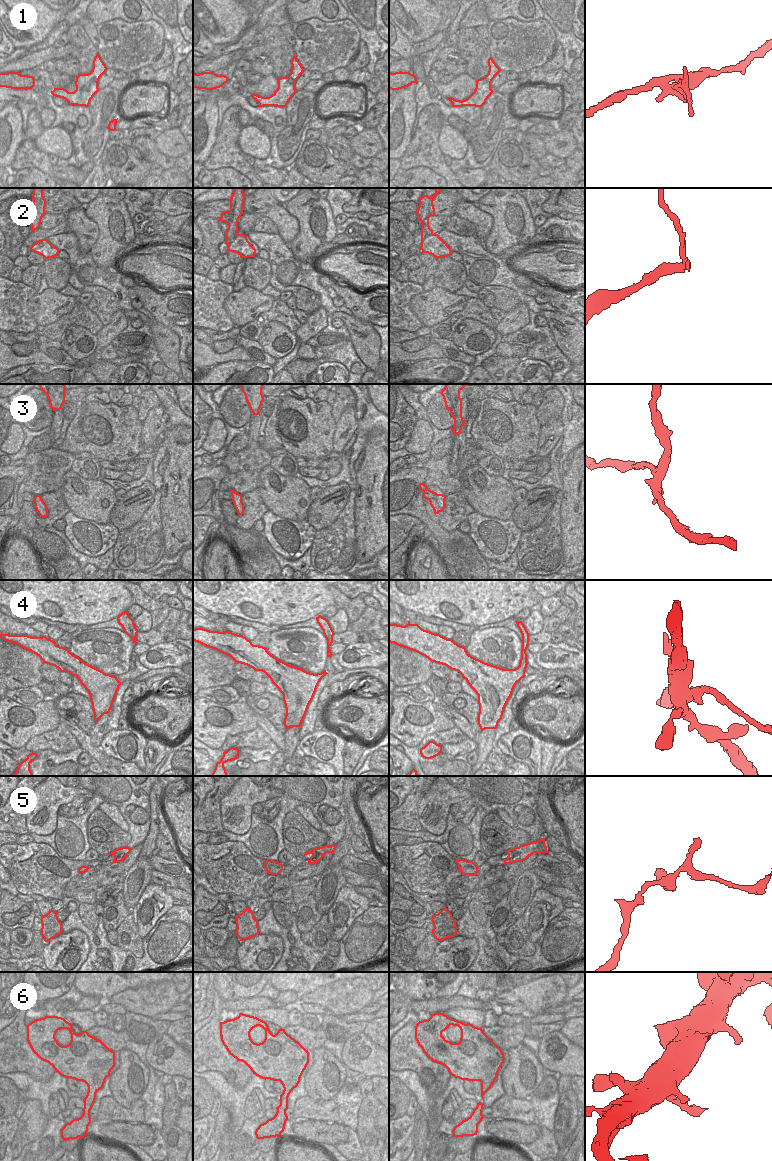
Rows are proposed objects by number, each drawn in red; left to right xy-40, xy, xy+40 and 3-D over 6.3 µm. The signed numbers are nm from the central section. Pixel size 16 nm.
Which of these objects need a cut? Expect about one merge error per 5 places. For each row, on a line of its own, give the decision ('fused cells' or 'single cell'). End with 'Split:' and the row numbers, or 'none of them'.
1: single cell
2: fused cells
3: fused cells
4: single cell
5: fused cells
6: single cell
Split: 2, 3, 5

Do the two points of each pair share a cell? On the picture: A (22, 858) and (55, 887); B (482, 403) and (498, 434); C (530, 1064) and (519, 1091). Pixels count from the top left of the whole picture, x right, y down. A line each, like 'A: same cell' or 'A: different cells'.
A: same cell
B: same cell
C: same cell

